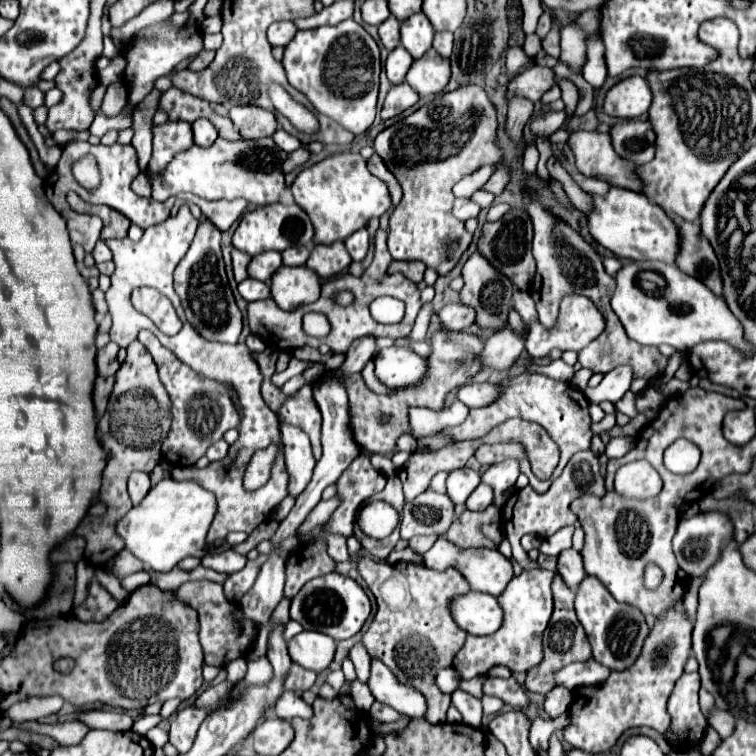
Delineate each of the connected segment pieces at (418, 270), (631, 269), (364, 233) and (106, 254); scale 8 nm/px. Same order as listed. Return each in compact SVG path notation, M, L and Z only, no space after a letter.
M392 262L388 266L388 272L400 272L412 282L420 282L424 276L424 264L422 262Z
M662 262L624 264L616 274L612 308L626 328L626 334L638 344L670 344L680 352L686 352L696 344L722 340L732 344L732 348L738 348L738 352L744 352L744 356L752 356L752 344L744 340L744 328L736 316L732 316L726 300L716 296L704 282L678 270L678 266L668 266Z
M362 228L358 232L354 232L350 238L346 238L346 250L348 254L352 256L354 262L362 262L364 256L368 254L368 248L370 248L370 236L368 236L368 230Z
M98 240L98 244L96 244L96 248L92 250L92 256L94 256L94 260L96 260L96 264L100 264L100 262L106 262L106 260L112 260L112 254L110 254L110 250L108 250L108 246L104 244L104 240Z

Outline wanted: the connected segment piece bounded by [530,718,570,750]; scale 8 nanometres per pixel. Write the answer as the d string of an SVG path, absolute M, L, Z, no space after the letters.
M536 718L532 722L532 728L530 728L530 744L534 746L534 750L548 750L548 740L552 736L554 730L562 730L568 726L570 720L542 720L542 718Z

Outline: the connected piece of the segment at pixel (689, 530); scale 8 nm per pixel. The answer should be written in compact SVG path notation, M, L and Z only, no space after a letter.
M708 510L704 514L696 514L694 518L682 520L674 534L674 554L678 566L688 576L702 576L712 564L716 564L716 558L720 558L720 548L728 540L732 540L732 524L728 524L728 516L724 516L724 512Z

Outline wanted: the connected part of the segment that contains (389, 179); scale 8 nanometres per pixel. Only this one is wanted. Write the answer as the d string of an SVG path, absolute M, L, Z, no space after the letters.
M374 154L374 156L368 160L368 170L370 170L376 178L380 178L380 180L384 180L384 182L388 184L390 194L392 194L392 204L398 206L398 202L400 202L400 198L402 198L400 184L398 184L398 180L396 180L396 176L386 168L386 164L382 162L382 158L380 158L378 154Z

